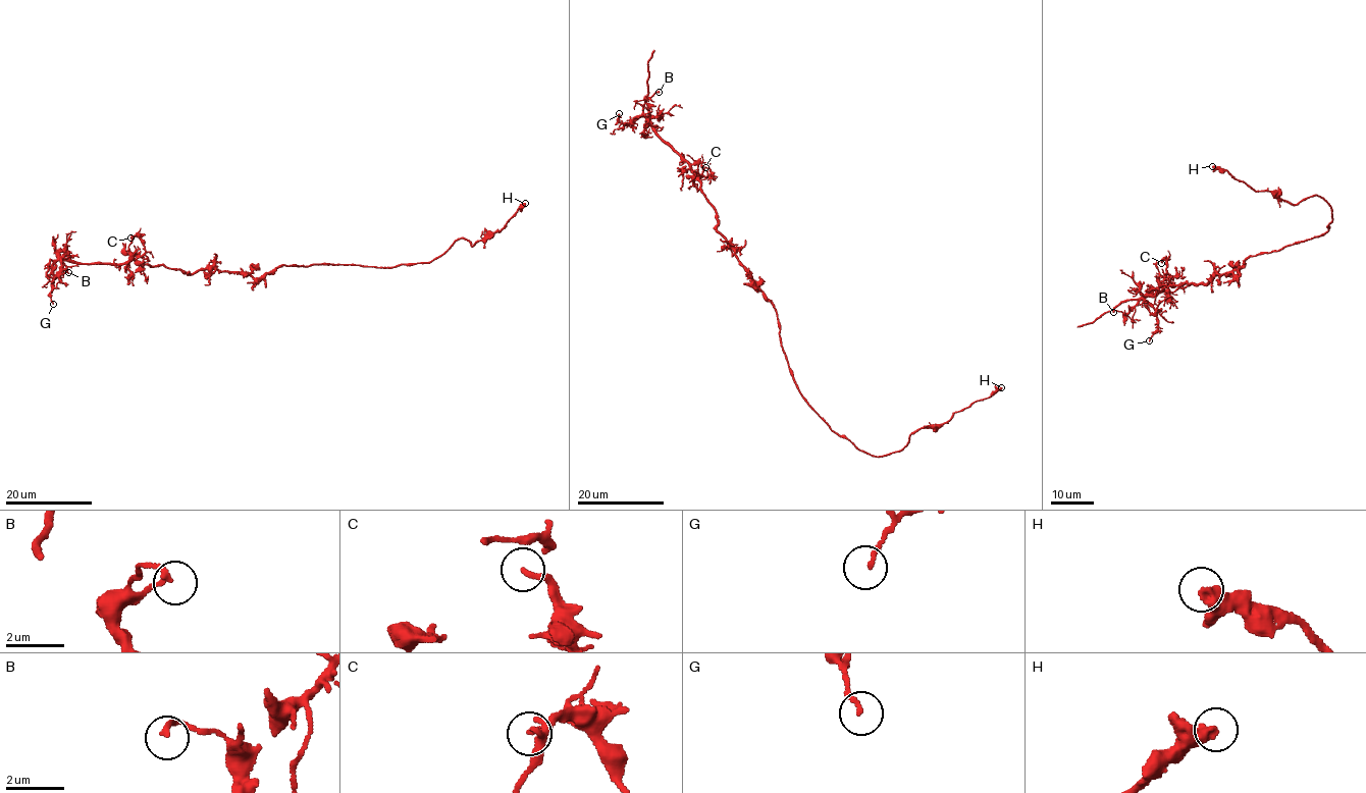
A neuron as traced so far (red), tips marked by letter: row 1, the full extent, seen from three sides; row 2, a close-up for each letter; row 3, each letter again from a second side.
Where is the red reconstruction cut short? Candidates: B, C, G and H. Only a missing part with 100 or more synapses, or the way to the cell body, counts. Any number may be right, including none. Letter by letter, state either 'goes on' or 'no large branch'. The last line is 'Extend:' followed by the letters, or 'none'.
B: no large branch
C: no large branch
G: no large branch
H: no large branch
Extend: none

